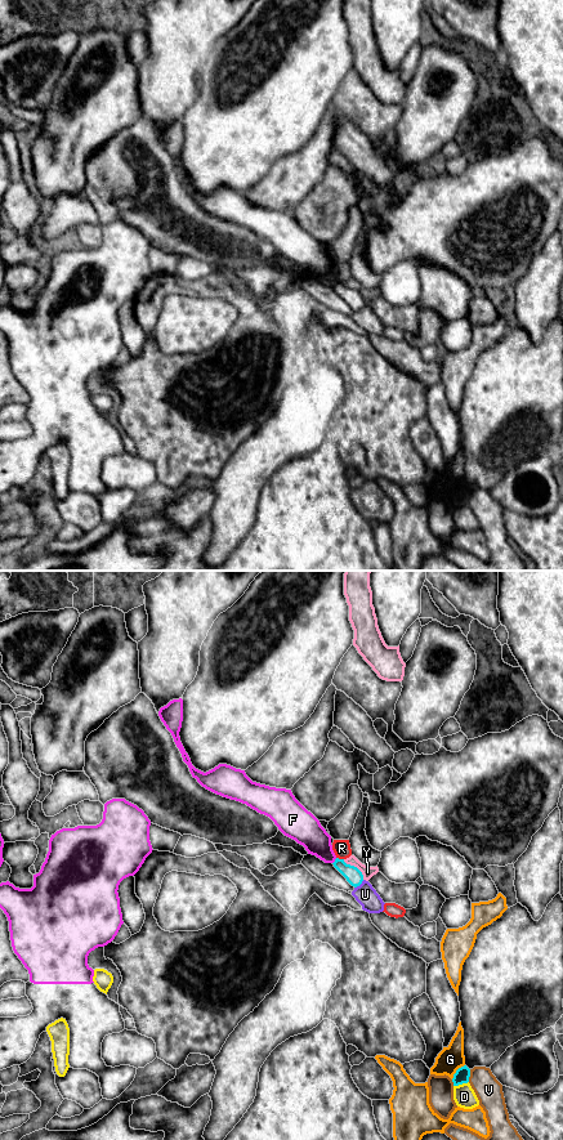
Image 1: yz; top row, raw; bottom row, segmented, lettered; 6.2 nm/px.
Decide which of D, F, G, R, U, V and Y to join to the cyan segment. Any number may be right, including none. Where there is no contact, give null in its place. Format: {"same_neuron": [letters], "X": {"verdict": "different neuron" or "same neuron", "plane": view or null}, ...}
{"same_neuron": [], "D": {"verdict": "different neuron", "plane": "yz"}, "F": {"verdict": "different neuron", "plane": "yz"}, "G": {"verdict": "different neuron", "plane": "yz"}, "R": {"verdict": "different neuron", "plane": "yz"}, "U": {"verdict": "different neuron", "plane": "yz"}, "V": {"verdict": "different neuron", "plane": "yz"}, "Y": {"verdict": "different neuron", "plane": "yz"}}

